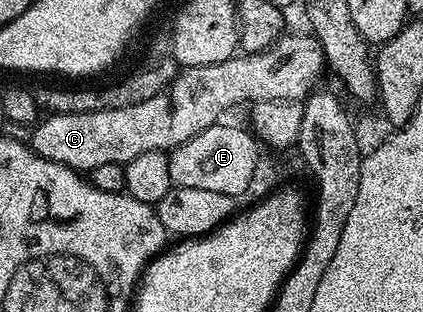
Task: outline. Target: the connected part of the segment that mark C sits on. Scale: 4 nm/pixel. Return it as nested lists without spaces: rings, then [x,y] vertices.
[[[284,34],[275,44],[255,55],[236,53],[231,58],[217,65],[201,65],[200,67],[182,68],[172,79],[164,91],[159,91],[145,101],[137,101],[137,105],[125,105],[117,109],[90,111],[89,113],[48,114],[34,124],[29,145],[41,157],[55,161],[80,173],[91,173],[98,167],[107,167],[110,163],[126,165],[141,153],[150,151],[166,151],[168,153],[180,147],[185,141],[197,137],[205,129],[216,126],[219,119],[234,103],[254,105],[265,101],[306,100],[312,91],[320,86],[319,78],[325,73],[325,60],[321,45],[310,34]]]

